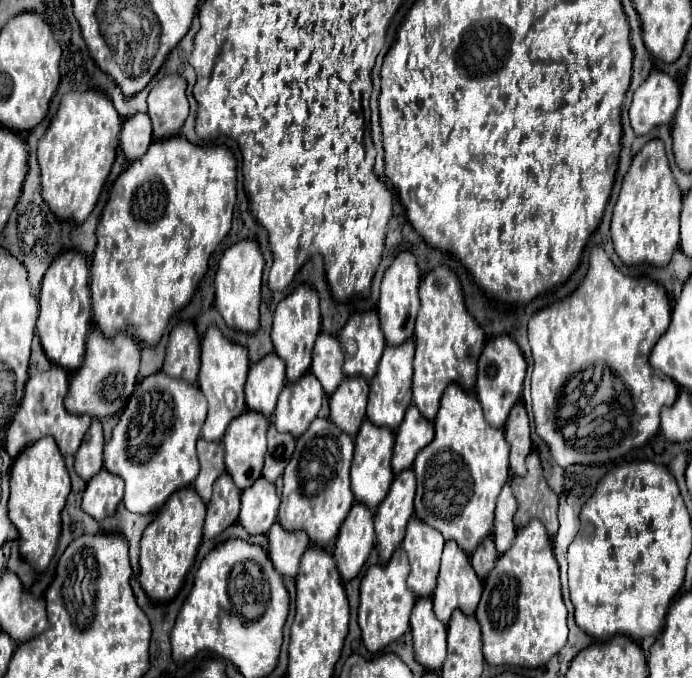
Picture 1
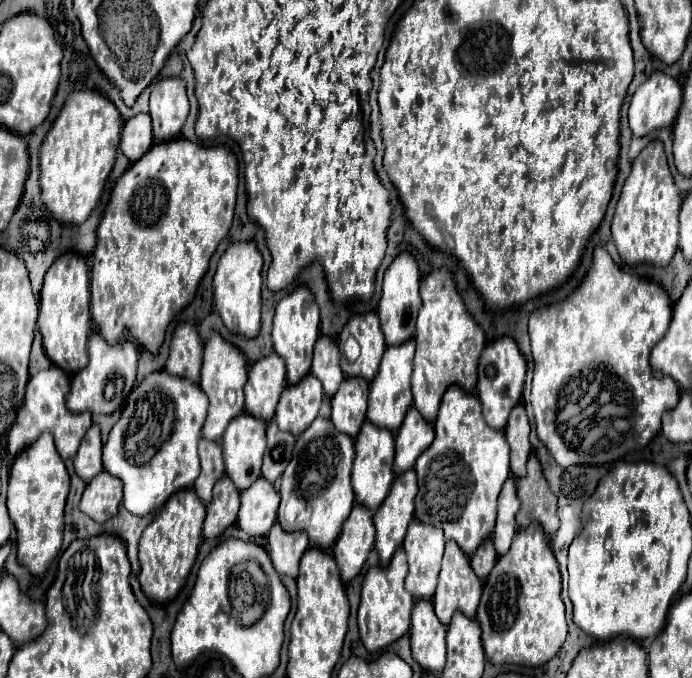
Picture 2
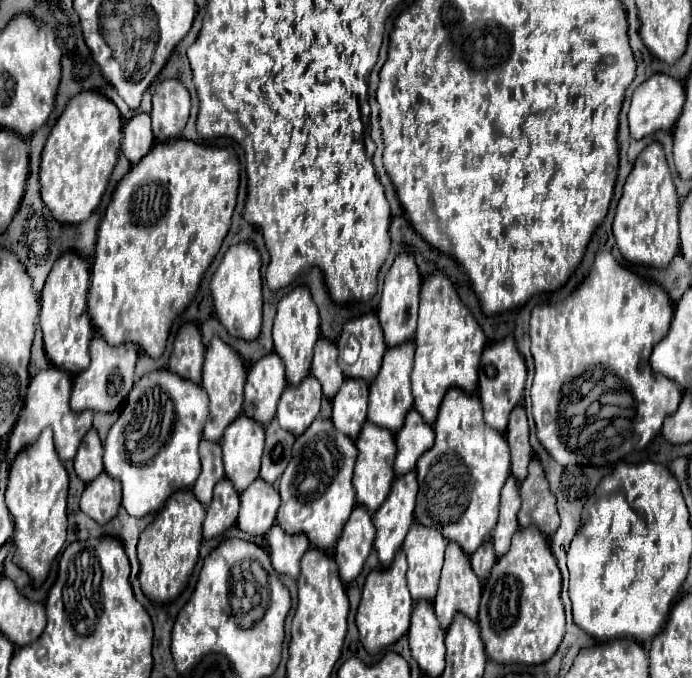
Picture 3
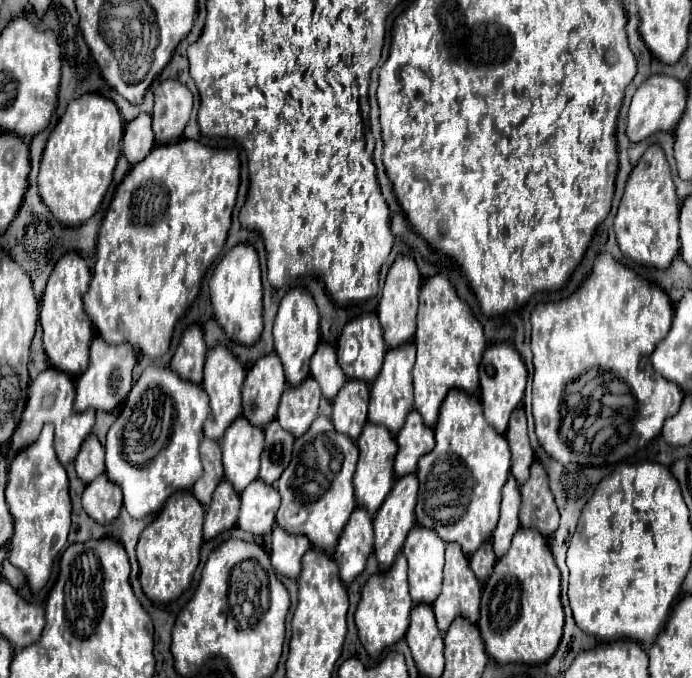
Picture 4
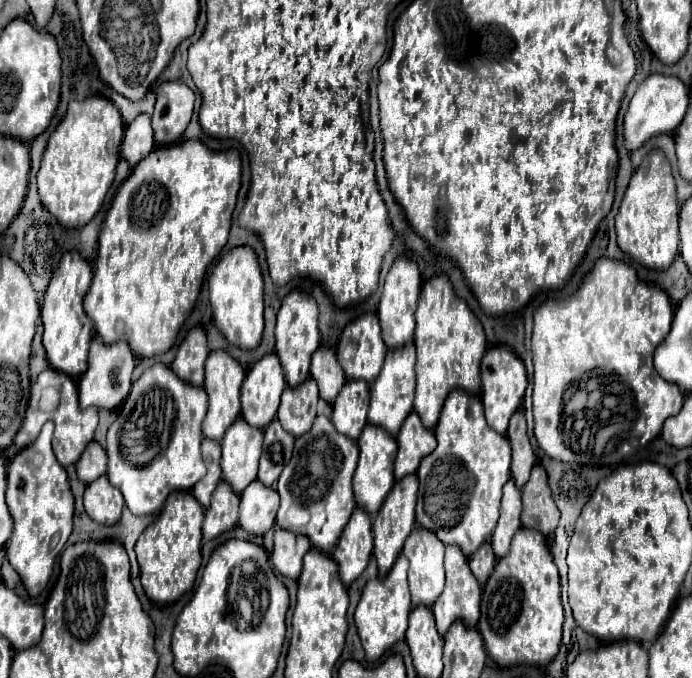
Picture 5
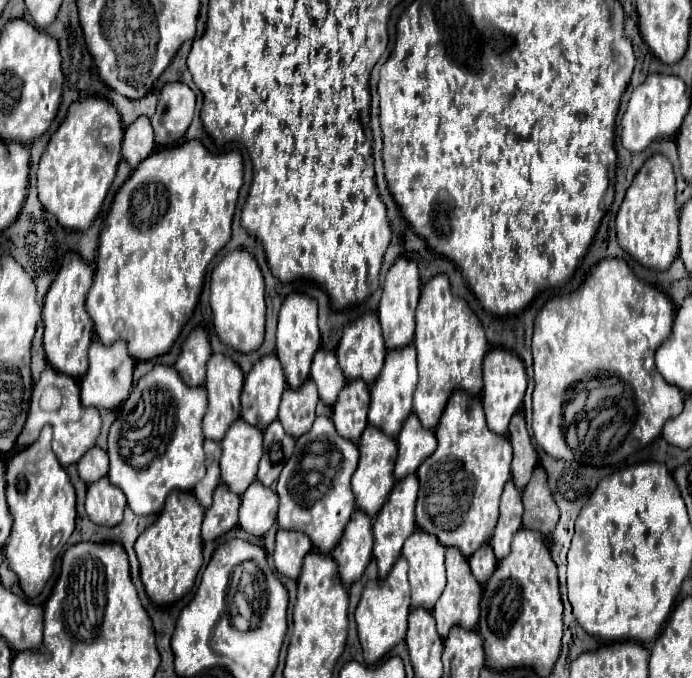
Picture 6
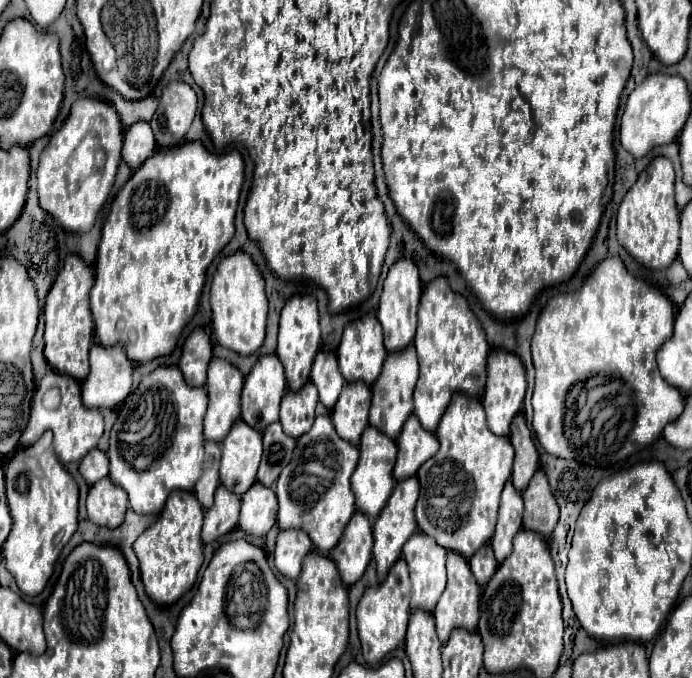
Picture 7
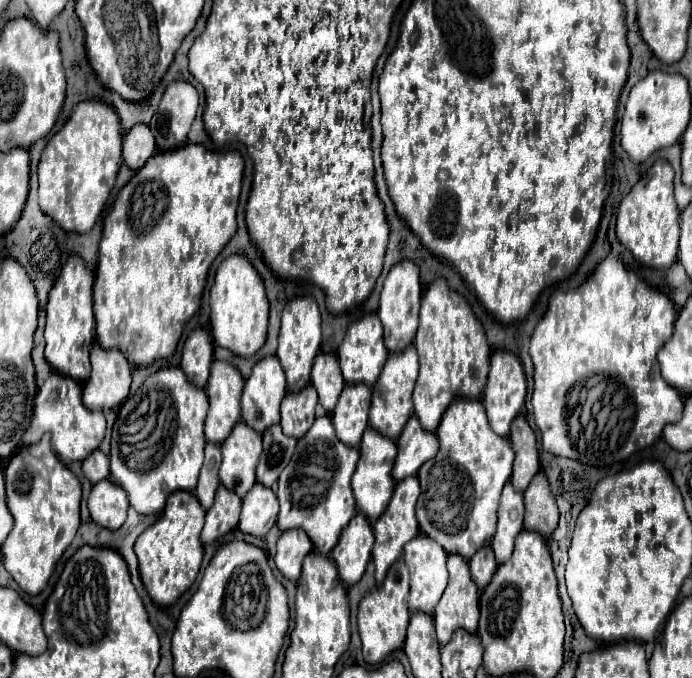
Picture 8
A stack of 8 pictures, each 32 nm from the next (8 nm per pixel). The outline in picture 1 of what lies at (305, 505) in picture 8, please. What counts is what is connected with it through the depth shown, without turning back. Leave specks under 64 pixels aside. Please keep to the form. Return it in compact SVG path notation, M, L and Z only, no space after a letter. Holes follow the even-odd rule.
M316 418L310 428L296 440L292 460L284 470L282 504L278 522L284 530L304 530L310 542L330 548L338 536L342 520L346 520L354 494L350 490L350 464L354 456L354 440L338 430L328 418Z

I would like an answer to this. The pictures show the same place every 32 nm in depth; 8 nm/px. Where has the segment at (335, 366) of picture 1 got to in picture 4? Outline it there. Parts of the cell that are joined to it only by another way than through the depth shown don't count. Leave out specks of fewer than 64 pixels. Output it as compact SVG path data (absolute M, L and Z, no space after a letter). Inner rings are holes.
M328 344L318 346L318 350L312 356L310 376L314 376L314 380L318 380L322 396L326 400L334 400L334 396L346 382L346 376L338 364L338 354L332 346L328 346Z

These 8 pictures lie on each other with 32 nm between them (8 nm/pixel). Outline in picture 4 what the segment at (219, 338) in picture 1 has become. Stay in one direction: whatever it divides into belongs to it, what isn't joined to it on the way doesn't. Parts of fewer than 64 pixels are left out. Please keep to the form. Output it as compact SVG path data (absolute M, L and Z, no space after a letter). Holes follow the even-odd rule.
M216 346L206 356L204 366L204 382L202 388L210 396L210 414L204 422L204 436L210 440L220 440L226 432L226 428L242 414L242 382L246 378L246 370L238 362L238 358L224 346Z

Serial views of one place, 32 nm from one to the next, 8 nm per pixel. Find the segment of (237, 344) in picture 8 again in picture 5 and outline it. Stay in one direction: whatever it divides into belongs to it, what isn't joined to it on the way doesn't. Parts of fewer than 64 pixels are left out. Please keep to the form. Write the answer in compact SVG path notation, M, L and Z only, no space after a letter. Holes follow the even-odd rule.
M248 246L230 250L210 276L210 306L218 332L242 350L254 350L262 342L264 330L264 282L256 254Z

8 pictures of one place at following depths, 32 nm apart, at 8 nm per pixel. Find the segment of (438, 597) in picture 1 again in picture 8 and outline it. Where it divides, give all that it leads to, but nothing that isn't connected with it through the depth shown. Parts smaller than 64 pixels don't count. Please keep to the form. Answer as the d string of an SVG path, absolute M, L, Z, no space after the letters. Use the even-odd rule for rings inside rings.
M448 556L448 586L444 590L444 596L440 598L436 612L434 612L434 622L436 622L436 634L438 634L438 642L440 646L448 644L454 630L462 628L470 634L476 634L478 630L478 618L480 618L480 608L478 608L478 588L470 576L470 568L468 562L462 560L462 556Z

